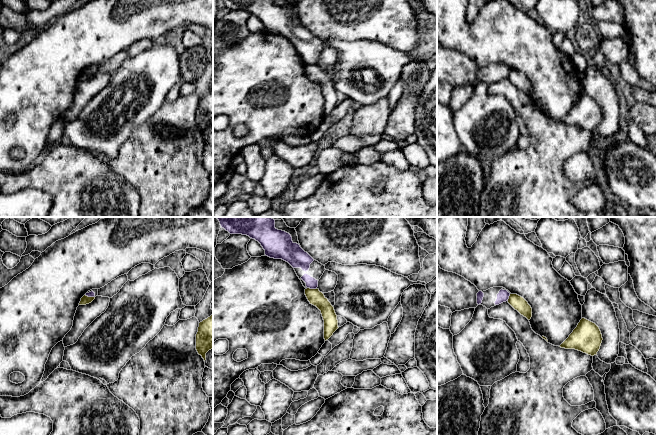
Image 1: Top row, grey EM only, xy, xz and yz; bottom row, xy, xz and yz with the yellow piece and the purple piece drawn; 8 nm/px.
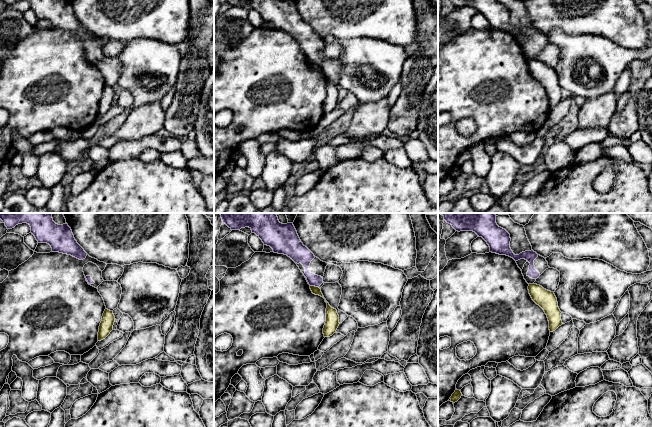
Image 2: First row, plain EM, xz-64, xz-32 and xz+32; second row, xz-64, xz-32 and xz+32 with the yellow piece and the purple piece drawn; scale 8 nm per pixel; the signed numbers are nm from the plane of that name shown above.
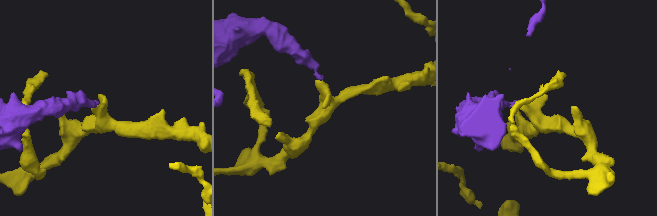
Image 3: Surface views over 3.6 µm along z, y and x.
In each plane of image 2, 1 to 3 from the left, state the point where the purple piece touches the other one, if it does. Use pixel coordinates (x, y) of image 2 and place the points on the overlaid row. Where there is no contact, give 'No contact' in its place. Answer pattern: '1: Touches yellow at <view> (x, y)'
1: No contact
2: Touches yellow at xz-32 (314, 286)
3: No contact

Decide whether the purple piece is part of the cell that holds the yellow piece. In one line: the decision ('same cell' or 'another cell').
another cell

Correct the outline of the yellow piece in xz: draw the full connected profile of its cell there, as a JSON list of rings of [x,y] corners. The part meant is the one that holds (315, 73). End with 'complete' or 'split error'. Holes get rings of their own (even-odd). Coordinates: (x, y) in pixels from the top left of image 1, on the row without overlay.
[[[305,65],[305,71],[310,80],[316,82],[322,90],[324,96],[324,115],[328,116],[339,104],[337,91],[334,83],[319,65]]]; complete

